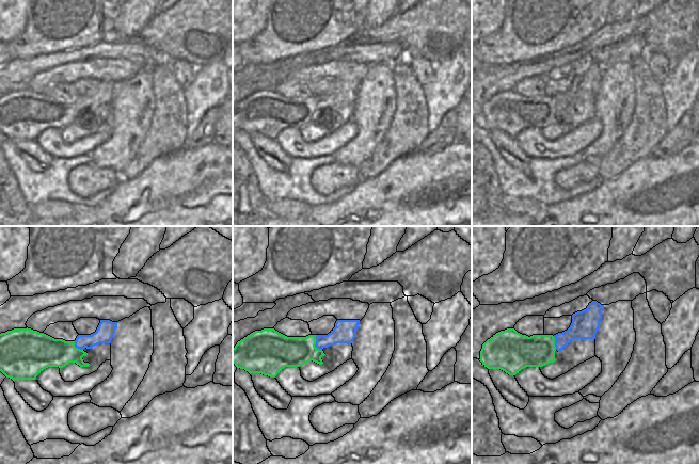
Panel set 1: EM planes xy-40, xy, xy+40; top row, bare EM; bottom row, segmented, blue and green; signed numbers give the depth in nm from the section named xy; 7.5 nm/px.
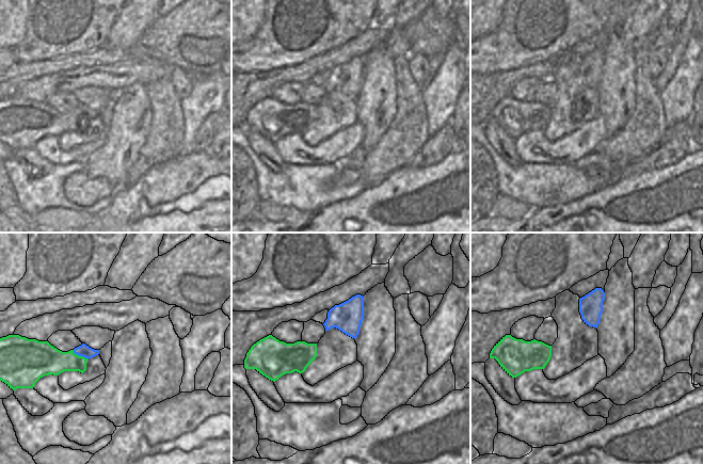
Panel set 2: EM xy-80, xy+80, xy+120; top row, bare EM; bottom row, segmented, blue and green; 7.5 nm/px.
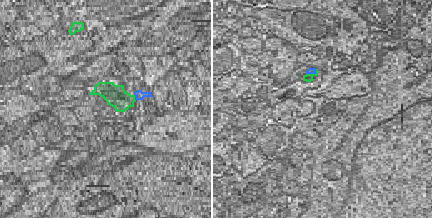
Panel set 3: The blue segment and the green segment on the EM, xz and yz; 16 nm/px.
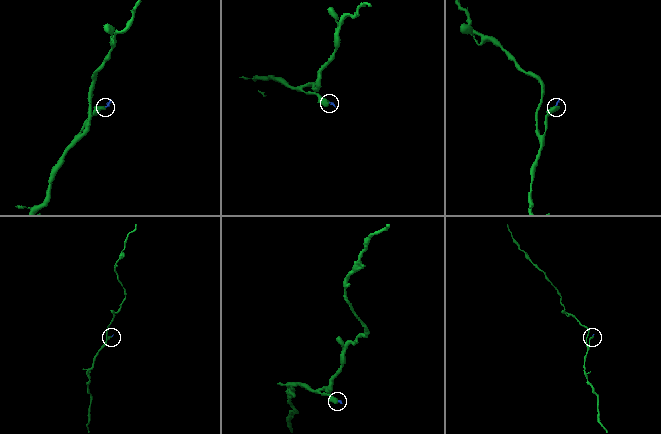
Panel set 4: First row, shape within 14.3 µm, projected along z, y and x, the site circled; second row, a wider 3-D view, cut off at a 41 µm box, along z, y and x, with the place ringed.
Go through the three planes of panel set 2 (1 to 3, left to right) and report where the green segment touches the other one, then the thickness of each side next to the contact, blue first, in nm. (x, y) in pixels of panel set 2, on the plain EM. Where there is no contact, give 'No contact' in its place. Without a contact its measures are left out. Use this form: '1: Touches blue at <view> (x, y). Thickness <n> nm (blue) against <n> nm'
1: Touches blue at xy-80 (80, 116). Thickness 90 nm (blue) against 220 nm
2: No contact
3: No contact

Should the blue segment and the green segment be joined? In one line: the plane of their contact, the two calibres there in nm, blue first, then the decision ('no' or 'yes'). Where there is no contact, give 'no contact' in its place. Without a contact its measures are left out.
meets blue in xy; 170 nm thick on the blue side, 220 nm on the other; yes

